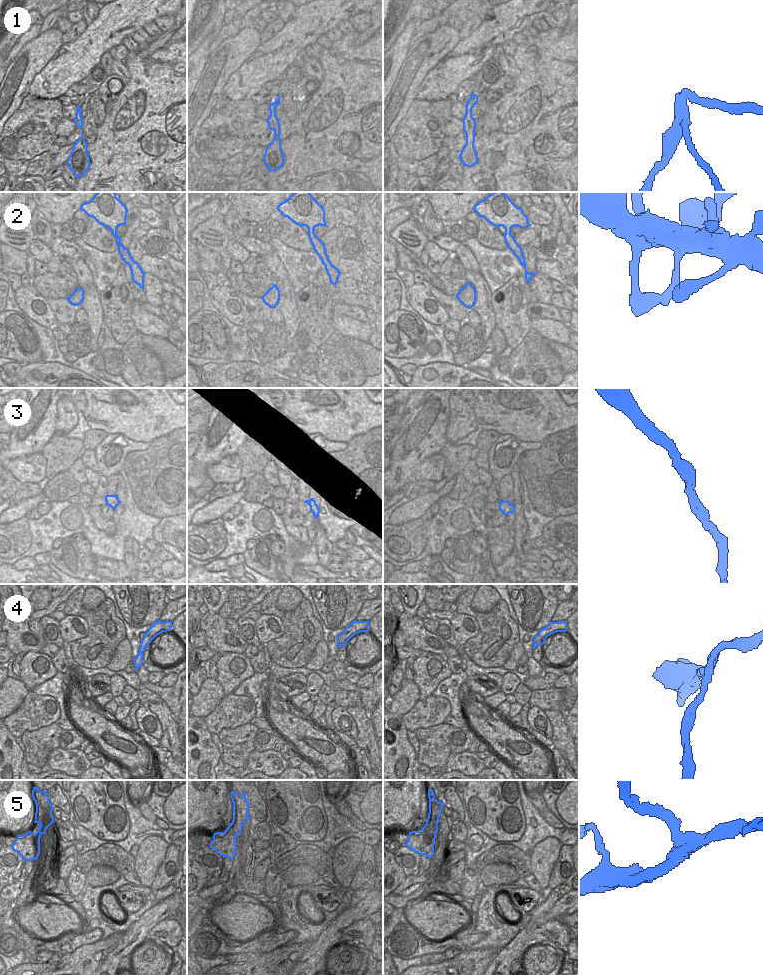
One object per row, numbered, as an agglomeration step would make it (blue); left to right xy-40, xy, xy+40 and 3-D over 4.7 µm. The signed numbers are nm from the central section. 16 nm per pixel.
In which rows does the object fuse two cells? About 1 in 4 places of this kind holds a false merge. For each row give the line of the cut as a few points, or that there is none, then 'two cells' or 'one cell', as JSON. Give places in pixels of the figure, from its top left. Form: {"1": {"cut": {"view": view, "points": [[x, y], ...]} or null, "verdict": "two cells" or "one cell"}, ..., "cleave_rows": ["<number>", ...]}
{"1": {"cut": {"view": "xy+40", "points": [[474, 133], [466, 135]]}, "verdict": "two cells"}, "2": {"cut": null, "verdict": "one cell"}, "3": {"cut": null, "verdict": "one cell"}, "4": {"cut": {"view": "xy+40", "points": [[536, 634], [544, 640]]}, "verdict": "two cells"}, "5": {"cut": {"view": "xy+40", "points": [[428, 815], [431, 817], [437, 830]]}, "verdict": "two cells"}, "cleave_rows": ["1", "4", "5"]}

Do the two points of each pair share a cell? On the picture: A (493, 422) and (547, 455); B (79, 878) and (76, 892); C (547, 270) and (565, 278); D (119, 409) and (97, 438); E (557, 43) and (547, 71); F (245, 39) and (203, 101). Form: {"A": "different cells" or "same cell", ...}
{"A": "different cells", "B": "same cell", "C": "same cell", "D": "different cells", "E": "same cell", "F": "same cell"}

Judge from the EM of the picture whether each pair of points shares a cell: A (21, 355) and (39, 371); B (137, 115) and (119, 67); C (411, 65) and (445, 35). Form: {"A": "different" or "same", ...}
{"A": "different", "B": "different", "C": "same"}

